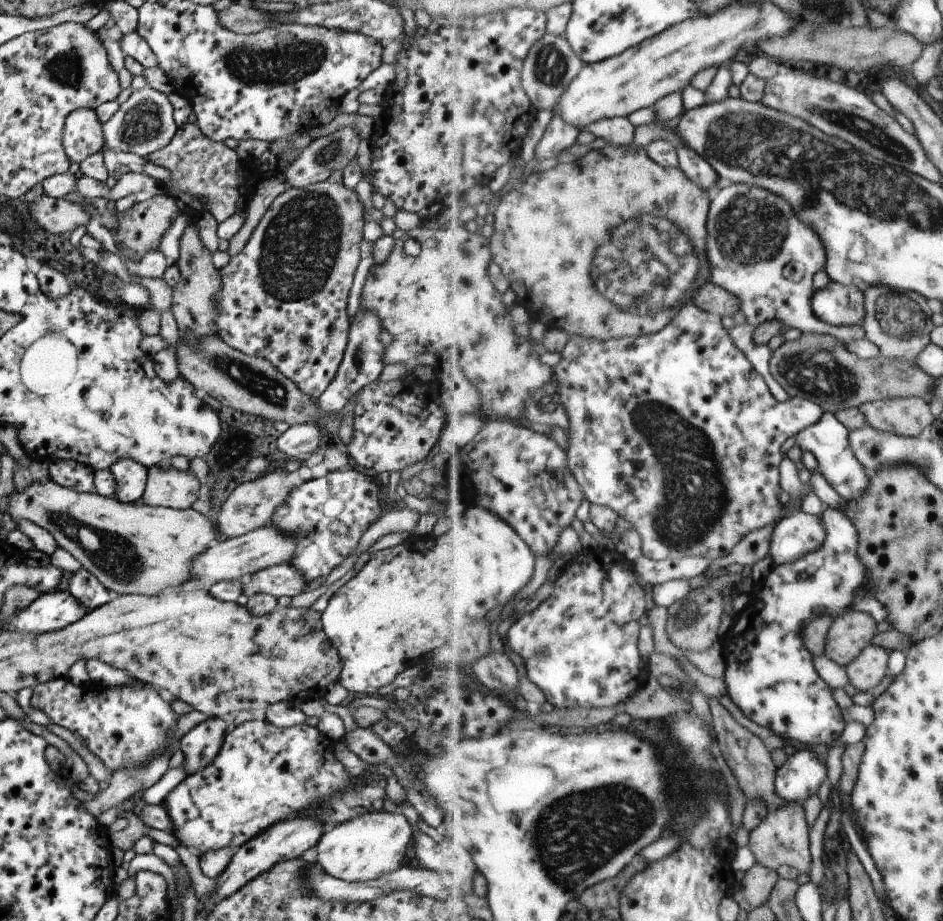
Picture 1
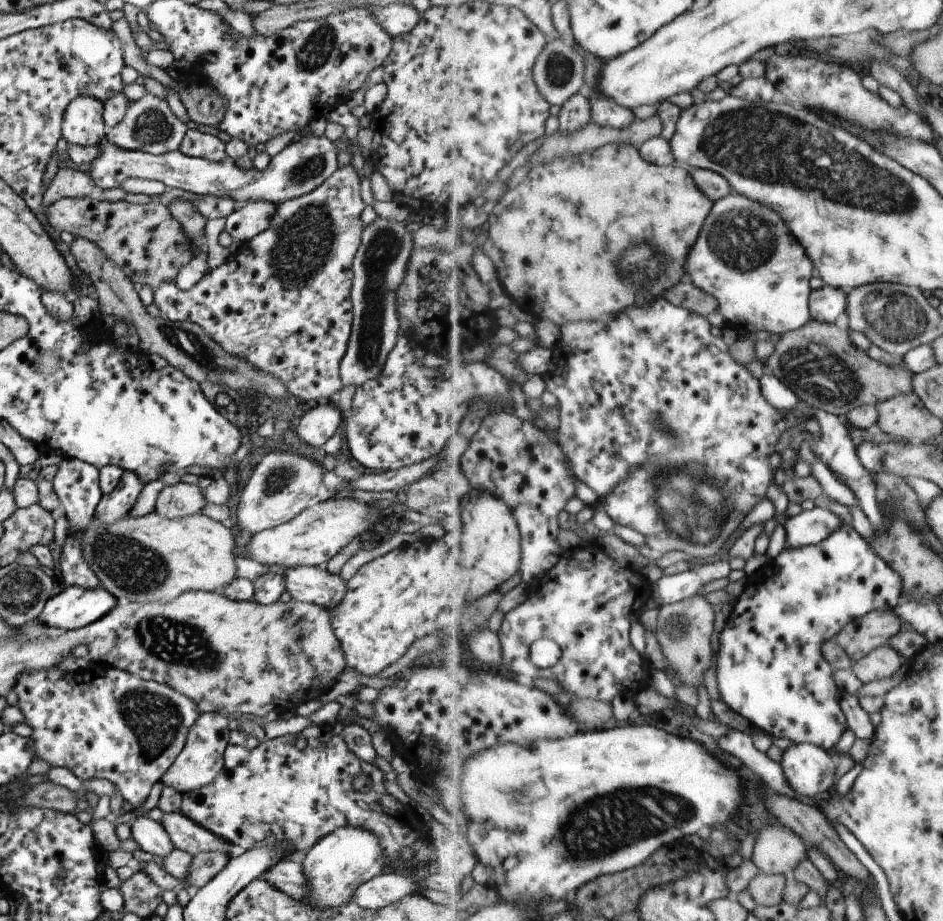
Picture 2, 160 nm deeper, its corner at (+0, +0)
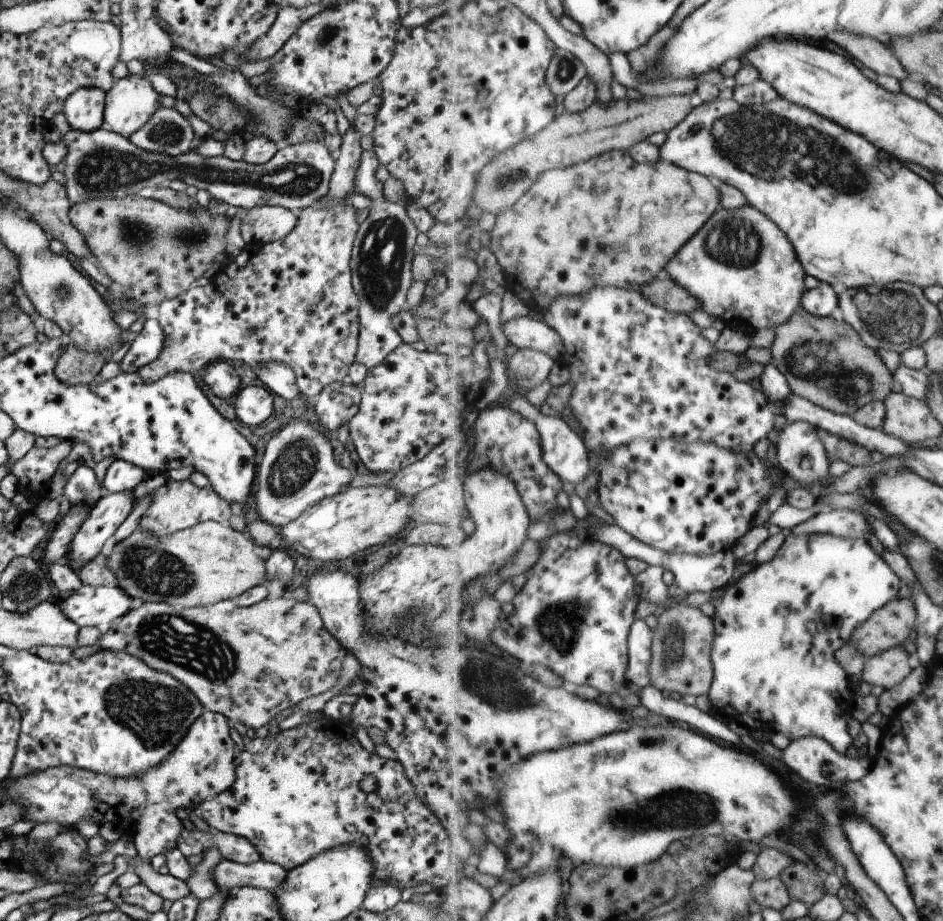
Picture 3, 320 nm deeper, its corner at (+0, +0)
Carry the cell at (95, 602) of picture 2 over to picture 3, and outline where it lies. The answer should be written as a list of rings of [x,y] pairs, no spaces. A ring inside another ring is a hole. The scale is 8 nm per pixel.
[[[82,585],[58,607],[78,627],[95,627],[113,623],[129,612],[131,600],[117,585]]]

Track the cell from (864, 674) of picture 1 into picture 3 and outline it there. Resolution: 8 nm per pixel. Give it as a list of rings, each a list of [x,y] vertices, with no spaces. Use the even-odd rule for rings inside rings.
[[[899,645],[867,659],[862,680],[872,686],[882,686],[883,689],[901,684],[913,672],[909,655],[907,650]]]

